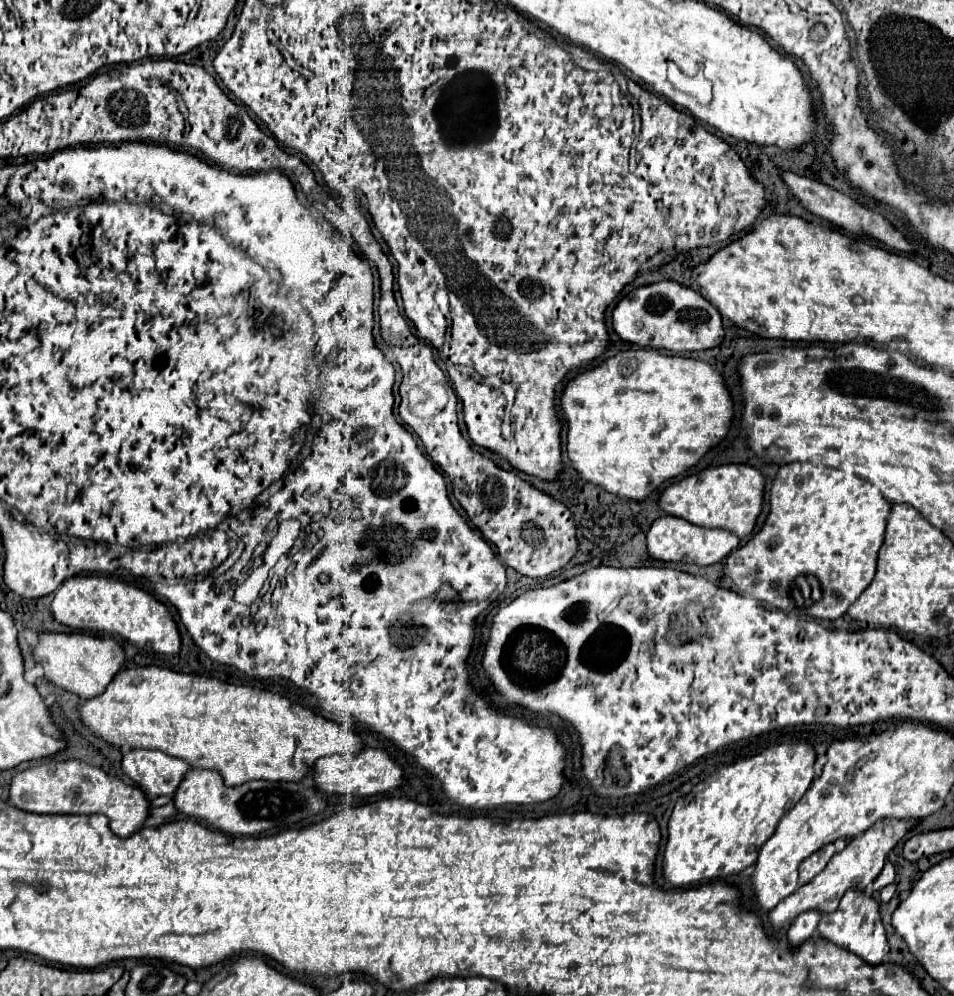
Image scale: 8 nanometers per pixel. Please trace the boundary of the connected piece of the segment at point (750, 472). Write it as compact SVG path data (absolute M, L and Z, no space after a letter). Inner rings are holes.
M749 464L709 466L699 474L685 476L663 490L657 504L665 514L685 518L697 526L723 528L739 538L751 534L763 502L763 476Z

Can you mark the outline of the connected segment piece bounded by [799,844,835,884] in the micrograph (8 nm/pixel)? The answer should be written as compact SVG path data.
M829 844L825 848L821 848L819 852L815 852L813 856L809 856L799 866L799 884L807 884L813 876L817 876L827 866L827 862L833 858L833 854L835 854L835 846Z

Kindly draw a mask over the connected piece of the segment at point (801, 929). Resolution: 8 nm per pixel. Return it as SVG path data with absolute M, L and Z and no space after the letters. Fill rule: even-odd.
M805 912L801 916L797 916L799 920L791 924L791 928L787 930L787 940L789 940L789 946L797 948L801 946L803 942L807 942L811 936L815 936L817 932L817 924L821 920L821 914L819 912Z

